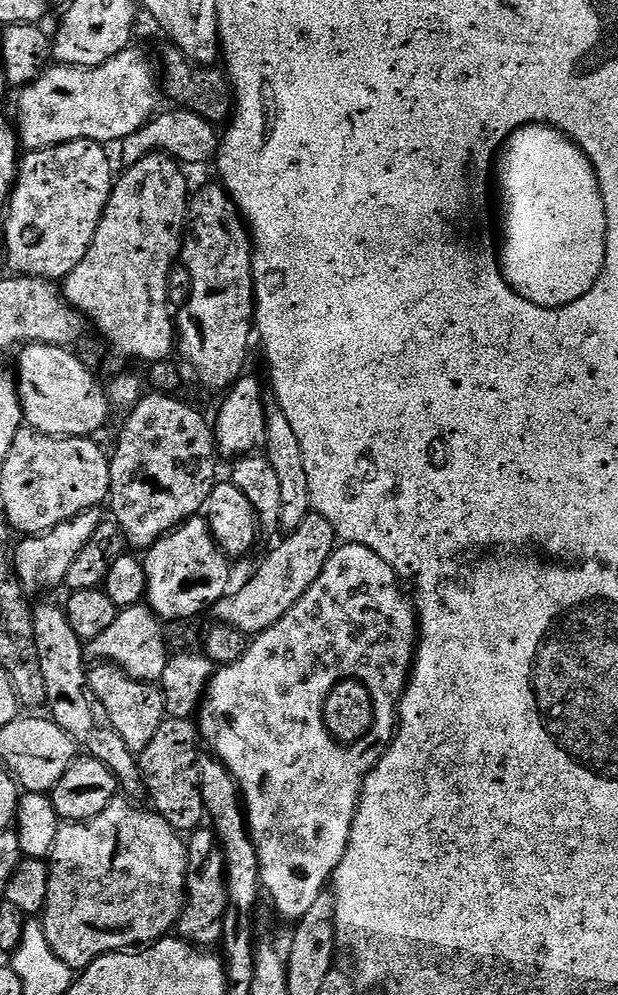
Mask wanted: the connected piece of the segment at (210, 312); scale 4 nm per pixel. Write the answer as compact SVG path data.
M219 182L208 184L205 188L195 189L194 195L191 197L188 206L188 223L184 230L184 239L180 245L180 259L179 263L184 264L184 268L188 271L188 276L192 279L192 289L188 292L188 301L184 304L184 309L175 313L174 319L176 321L176 343L178 345L178 356L185 365L189 364L190 367L196 371L196 376L208 388L221 388L227 390L245 375L246 368L244 363L248 360L248 339L253 339L254 336L254 297L252 294L252 250L253 243L252 237L248 231L247 223L241 213L240 208L232 201L232 196L226 191L224 185Z

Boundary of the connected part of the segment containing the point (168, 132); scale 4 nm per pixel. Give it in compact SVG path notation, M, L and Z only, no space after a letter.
M161 111L134 134L130 134L123 140L119 148L120 156L124 159L122 162L124 168L133 168L138 162L142 162L142 158L146 158L152 152L163 152L166 156L173 156L184 166L189 166L188 164L211 165L215 161L222 143L222 136L217 125L211 124L209 120L193 112L171 111Z

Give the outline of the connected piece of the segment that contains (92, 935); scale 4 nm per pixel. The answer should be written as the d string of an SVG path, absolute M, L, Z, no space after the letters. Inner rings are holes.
M117 798L94 818L61 823L52 847L48 869L50 890L46 894L42 923L54 954L74 970L89 968L107 952L131 949L131 944L151 945L177 927L184 910L188 873L185 837L175 832L170 822L156 811L147 807L135 808L132 804L135 803Z

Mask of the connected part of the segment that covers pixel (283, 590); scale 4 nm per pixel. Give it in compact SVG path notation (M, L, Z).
M313 511L302 518L302 526L298 526L298 530L287 533L283 538L285 540L261 562L256 576L250 577L237 592L236 589L229 591L210 609L211 615L216 615L219 623L237 628L249 638L270 630L270 626L281 620L292 609L294 602L298 602L302 594L314 586L314 580L318 574L322 574L326 562L338 547L334 526L330 526L322 514Z

